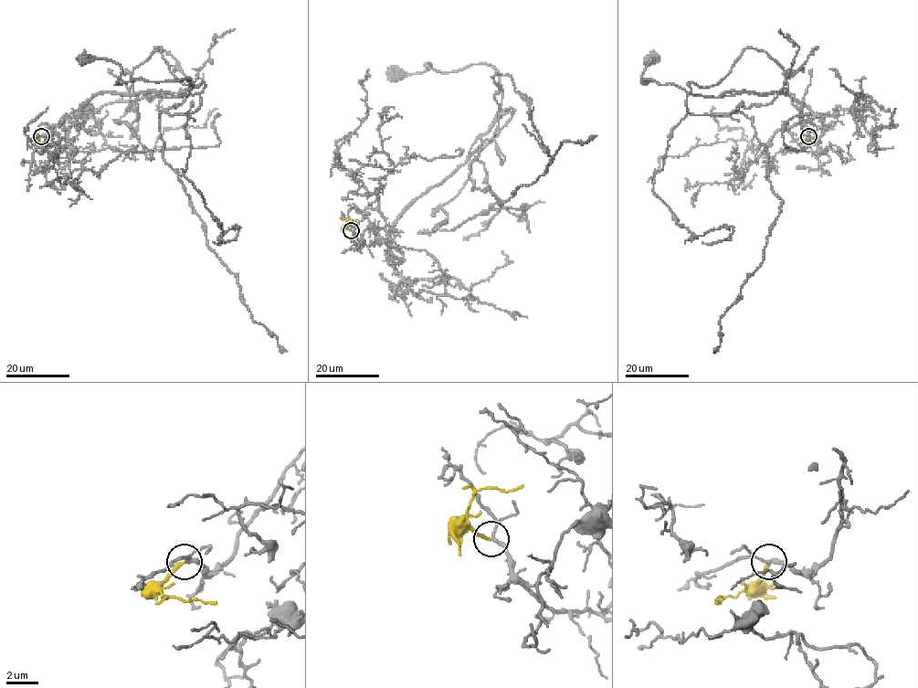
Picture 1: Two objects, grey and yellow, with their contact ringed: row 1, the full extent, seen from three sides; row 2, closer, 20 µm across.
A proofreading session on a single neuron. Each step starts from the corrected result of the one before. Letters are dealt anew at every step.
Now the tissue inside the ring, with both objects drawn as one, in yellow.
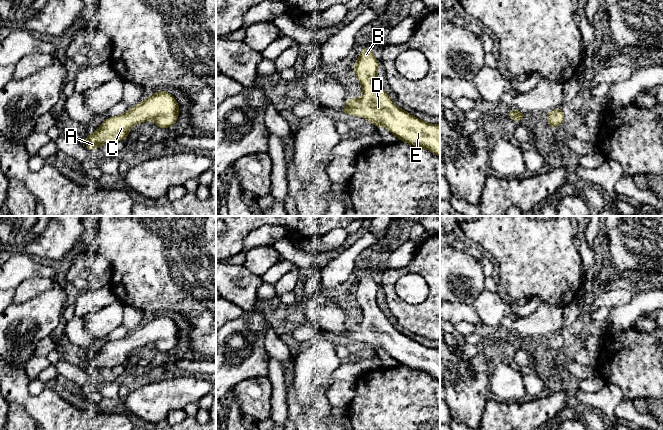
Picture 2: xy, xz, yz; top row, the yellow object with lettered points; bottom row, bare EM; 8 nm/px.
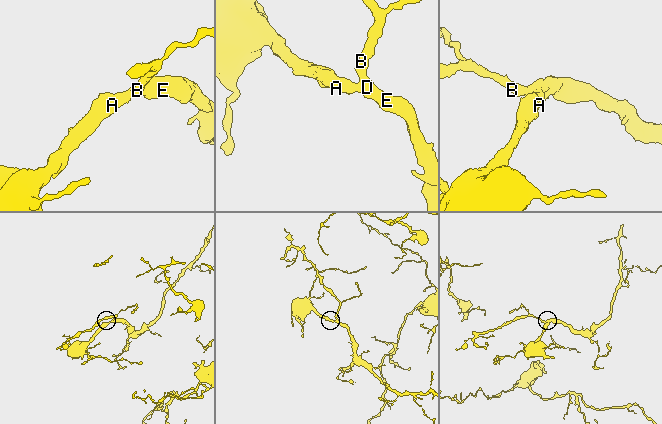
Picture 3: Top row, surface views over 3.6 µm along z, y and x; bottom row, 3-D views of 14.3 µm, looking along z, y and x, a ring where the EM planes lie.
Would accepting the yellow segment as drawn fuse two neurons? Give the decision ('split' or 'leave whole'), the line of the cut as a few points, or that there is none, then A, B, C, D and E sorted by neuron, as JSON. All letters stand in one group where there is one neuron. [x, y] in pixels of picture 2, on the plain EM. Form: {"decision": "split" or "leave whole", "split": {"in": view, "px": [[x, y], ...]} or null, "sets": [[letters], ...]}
{"decision": "leave whole", "split": null, "sets": [["A", "B", "C", "D", "E"]]}

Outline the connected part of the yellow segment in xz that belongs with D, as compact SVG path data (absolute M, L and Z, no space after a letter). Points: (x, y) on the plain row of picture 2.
M371 271L360 275L360 279L353 290L353 295L361 308L363 320L360 323L348 321L346 330L341 335L343 339L360 340L375 351L384 350L400 365L427 373L440 381L440 349L426 347L399 332L378 307L378 290L379 285L375 282Z

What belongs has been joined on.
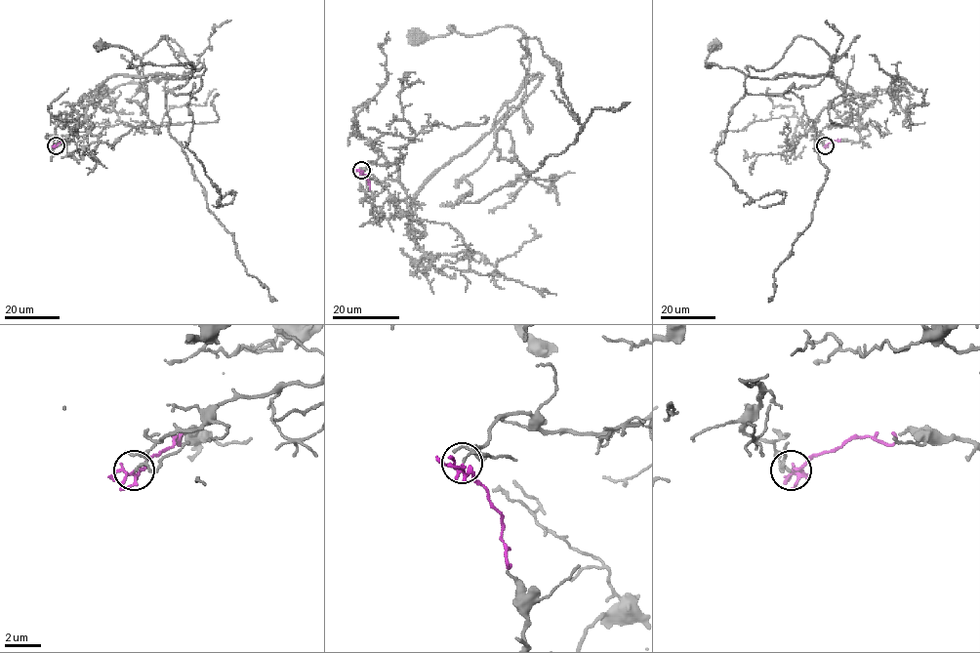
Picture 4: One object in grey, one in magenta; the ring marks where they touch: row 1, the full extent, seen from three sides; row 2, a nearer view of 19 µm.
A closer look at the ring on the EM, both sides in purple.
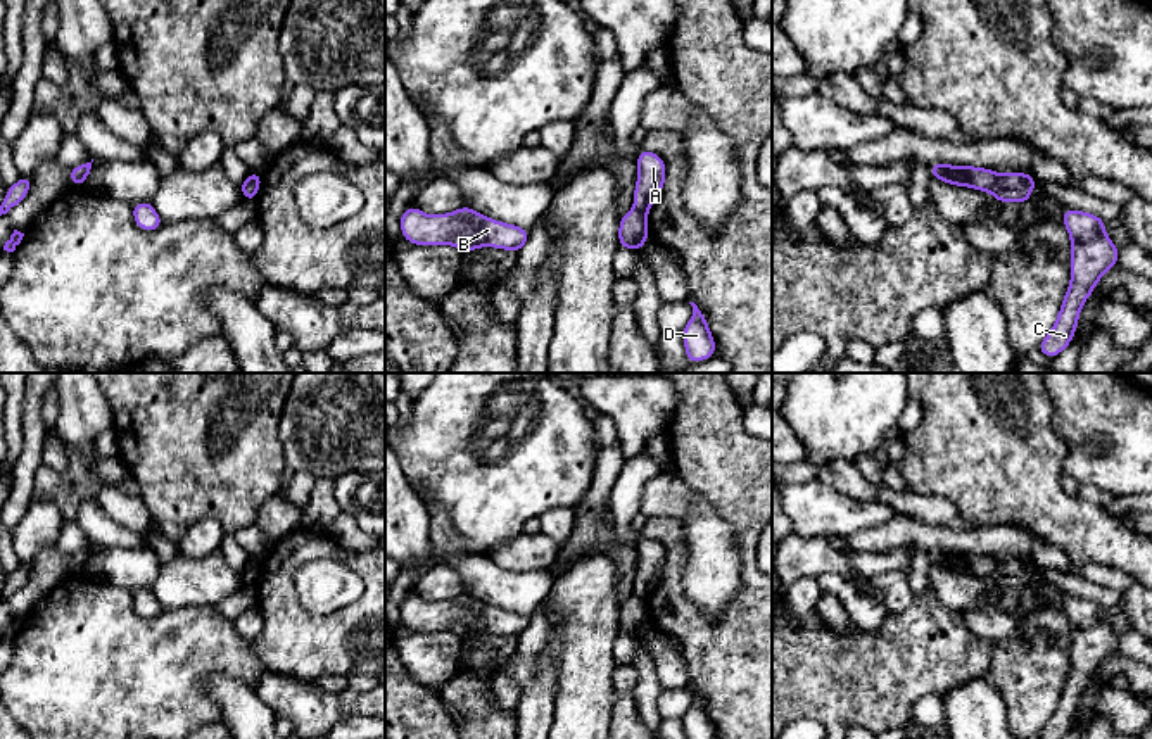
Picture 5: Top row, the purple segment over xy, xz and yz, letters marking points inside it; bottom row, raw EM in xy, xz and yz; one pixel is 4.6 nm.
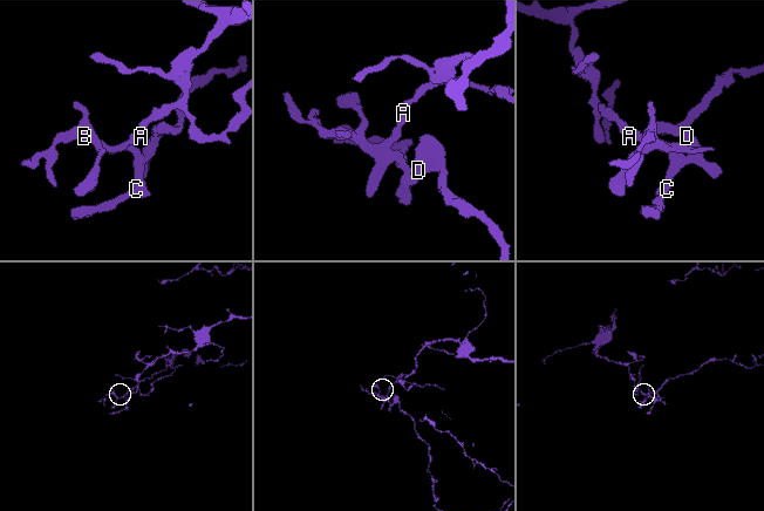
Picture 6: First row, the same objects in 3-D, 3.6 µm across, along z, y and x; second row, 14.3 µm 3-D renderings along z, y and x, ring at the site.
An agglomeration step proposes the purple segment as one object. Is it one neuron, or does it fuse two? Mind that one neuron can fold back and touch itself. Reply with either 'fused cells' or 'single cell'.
fused cells

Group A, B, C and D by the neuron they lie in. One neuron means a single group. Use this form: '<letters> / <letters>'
A / B C D

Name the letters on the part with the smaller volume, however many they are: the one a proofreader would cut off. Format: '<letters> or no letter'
B, C, D

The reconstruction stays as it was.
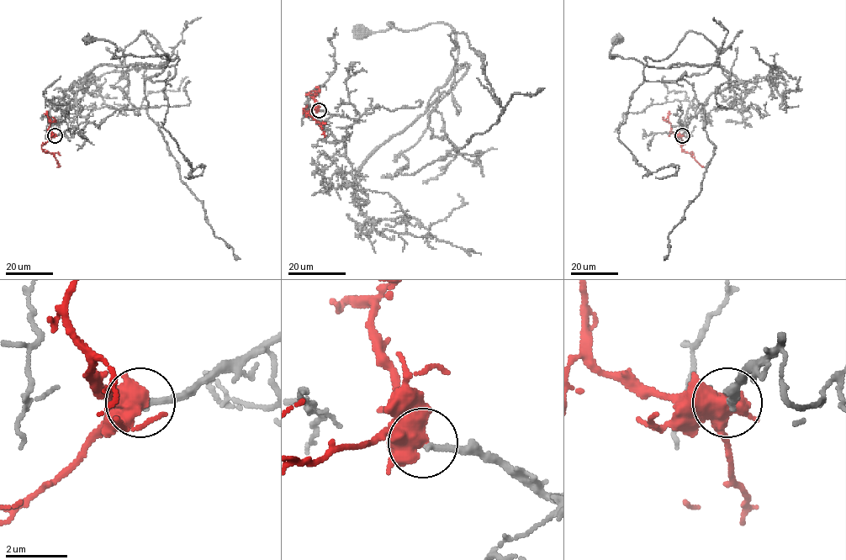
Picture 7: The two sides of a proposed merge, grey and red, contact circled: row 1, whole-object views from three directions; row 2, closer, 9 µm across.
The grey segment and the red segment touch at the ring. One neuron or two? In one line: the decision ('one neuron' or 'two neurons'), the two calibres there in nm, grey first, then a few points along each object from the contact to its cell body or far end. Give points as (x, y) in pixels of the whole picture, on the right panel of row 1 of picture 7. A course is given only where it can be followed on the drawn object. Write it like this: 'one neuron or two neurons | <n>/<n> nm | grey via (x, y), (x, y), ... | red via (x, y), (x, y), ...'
one neuron | 200/550 nm | grey via (682, 135), (711, 94), (739, 81), (715, 65), (660, 68), (610, 56), (616, 55), (611, 59), (617, 38) | red via (682, 135), (682, 151), (689, 152), (704, 166)

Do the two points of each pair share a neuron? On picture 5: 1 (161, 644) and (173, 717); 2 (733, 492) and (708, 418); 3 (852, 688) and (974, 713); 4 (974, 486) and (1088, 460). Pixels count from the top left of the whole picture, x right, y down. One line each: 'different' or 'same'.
1: same
2: same
3: different
4: different

